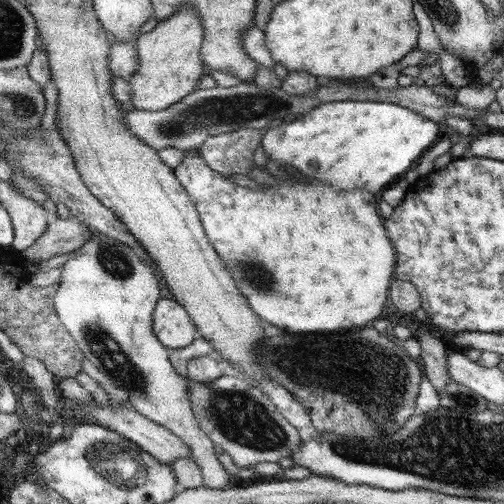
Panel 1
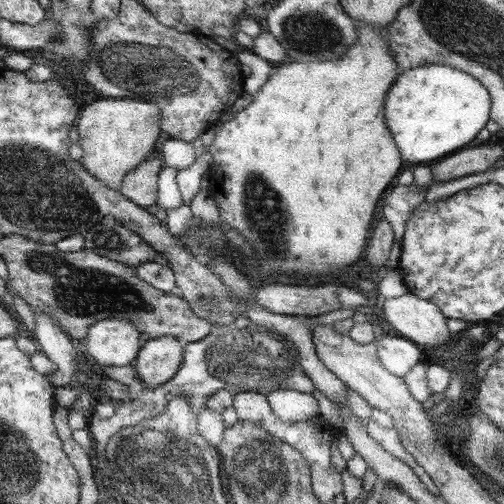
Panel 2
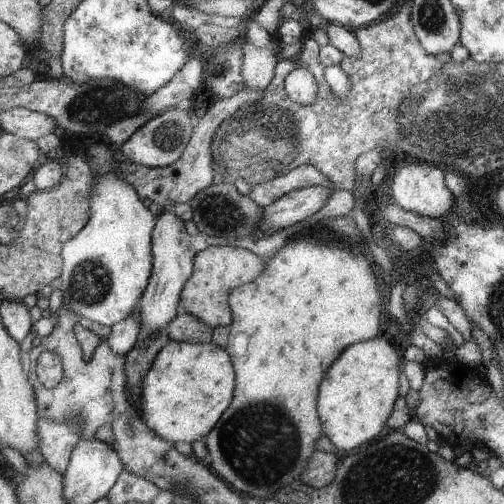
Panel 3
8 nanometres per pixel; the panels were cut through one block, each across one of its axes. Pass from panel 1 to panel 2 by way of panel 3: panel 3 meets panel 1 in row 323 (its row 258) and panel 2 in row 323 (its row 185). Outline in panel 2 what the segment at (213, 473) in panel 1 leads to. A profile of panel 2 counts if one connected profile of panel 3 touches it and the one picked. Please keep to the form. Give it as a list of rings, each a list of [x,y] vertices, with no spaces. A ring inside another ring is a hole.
[[[109,318],[97,322],[89,328],[89,334],[83,338],[87,354],[103,366],[123,366],[139,354],[139,330],[119,318]]]

